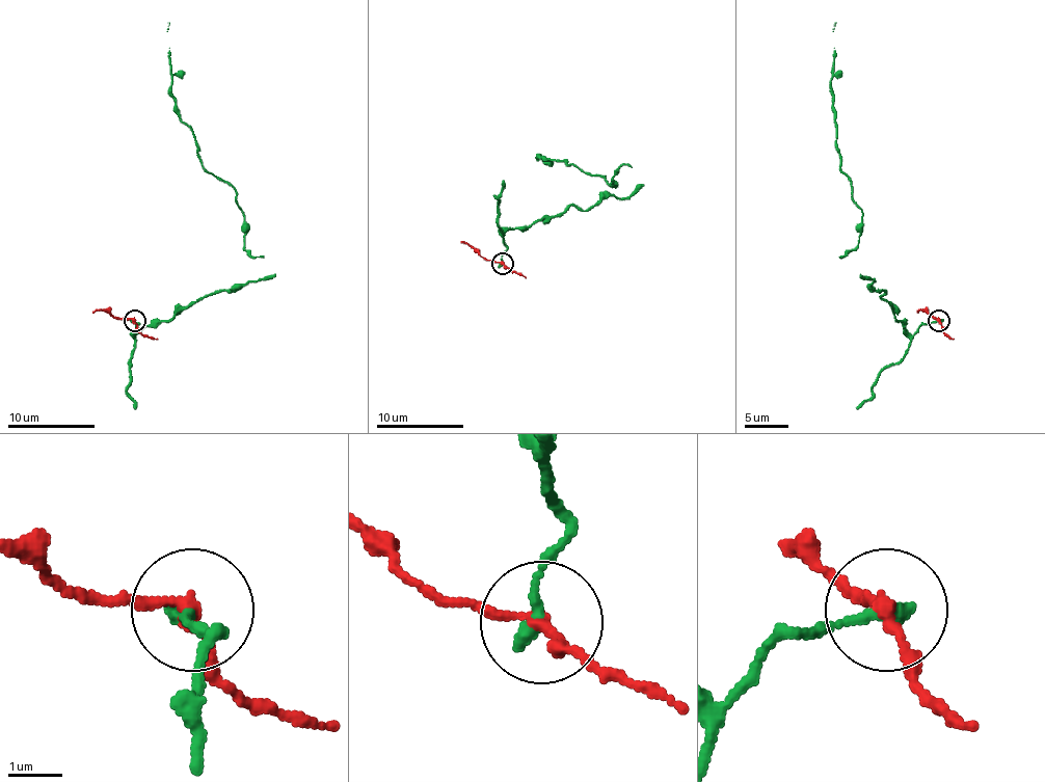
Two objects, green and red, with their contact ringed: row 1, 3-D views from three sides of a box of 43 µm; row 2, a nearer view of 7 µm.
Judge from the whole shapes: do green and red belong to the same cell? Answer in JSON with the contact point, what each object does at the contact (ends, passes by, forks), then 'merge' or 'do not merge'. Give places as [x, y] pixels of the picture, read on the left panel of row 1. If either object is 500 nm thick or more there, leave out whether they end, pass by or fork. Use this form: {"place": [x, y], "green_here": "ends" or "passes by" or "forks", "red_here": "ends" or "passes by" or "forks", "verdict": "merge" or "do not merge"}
{"place": [134, 320], "green_here": "ends", "red_here": "passes by", "verdict": "do not merge"}

